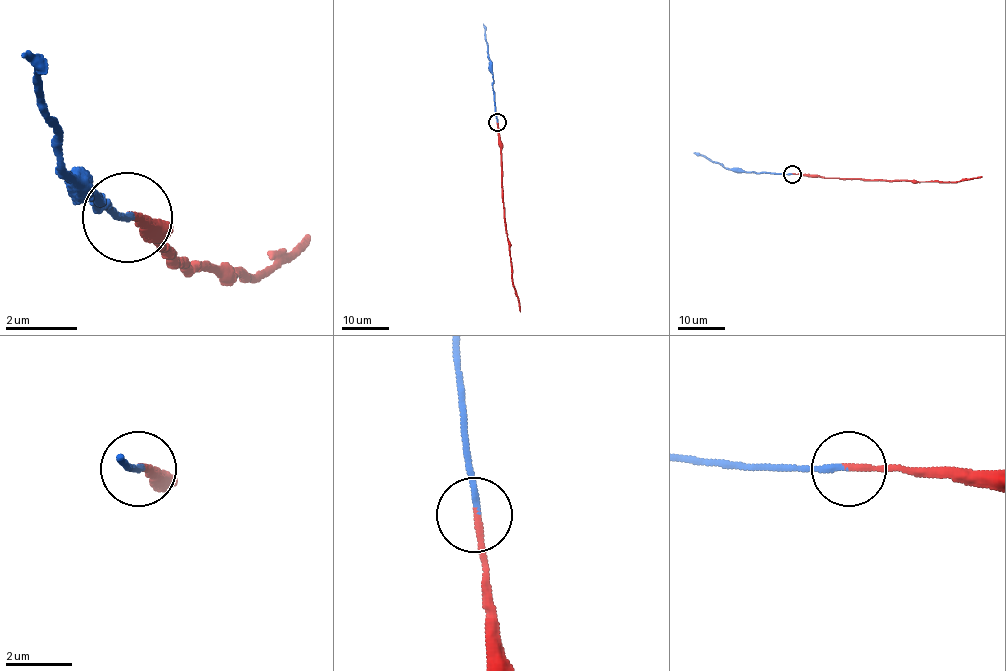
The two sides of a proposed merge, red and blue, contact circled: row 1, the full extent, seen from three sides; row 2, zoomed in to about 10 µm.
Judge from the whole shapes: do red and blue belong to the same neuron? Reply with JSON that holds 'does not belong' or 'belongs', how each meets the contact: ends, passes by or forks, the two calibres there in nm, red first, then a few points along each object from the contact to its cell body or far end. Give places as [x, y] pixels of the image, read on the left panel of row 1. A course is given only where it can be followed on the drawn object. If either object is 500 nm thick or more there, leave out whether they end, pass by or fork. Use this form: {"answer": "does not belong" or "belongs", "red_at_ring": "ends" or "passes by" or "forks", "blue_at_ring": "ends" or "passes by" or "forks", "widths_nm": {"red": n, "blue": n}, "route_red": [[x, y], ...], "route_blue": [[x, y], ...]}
{"answer": "belongs", "red_at_ring": "ends", "blue_at_ring": "ends", "widths_nm": {"red": 200, "blue": 160}, "route_red": [[125, 215], [143, 224], [179, 260], [224, 278], [242, 278], [287, 260], [305, 233]], "route_blue": [[125, 215], [89, 197], [62, 170], [26, 53]]}

